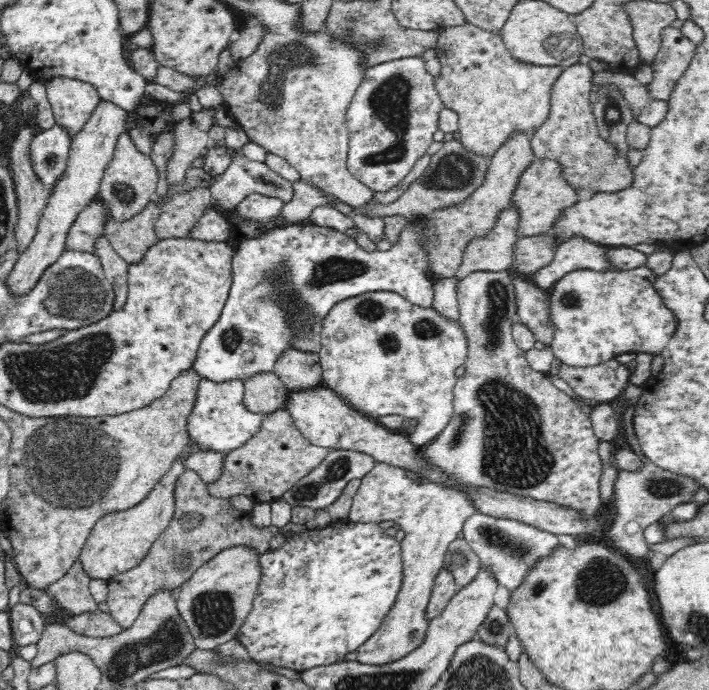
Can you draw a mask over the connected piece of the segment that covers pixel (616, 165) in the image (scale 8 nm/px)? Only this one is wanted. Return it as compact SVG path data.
M578 62L566 67L552 87L546 122L530 136L535 158L555 162L562 180L582 199L594 193L626 190L634 180L627 153L620 153L616 143L598 131L592 106L593 89L594 71L589 64Z

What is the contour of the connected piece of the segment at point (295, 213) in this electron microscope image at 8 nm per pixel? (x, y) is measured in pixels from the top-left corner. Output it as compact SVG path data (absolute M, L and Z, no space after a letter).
M306 182L294 183L294 196L288 203L284 203L279 218L290 225L307 220L315 206L327 204L320 188Z

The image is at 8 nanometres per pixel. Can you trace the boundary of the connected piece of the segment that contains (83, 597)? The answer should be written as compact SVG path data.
M76 560L64 576L51 582L45 590L69 614L99 612L99 602L93 599L89 589L90 579Z

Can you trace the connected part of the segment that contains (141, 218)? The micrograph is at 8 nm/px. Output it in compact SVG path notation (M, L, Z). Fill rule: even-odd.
M150 202L140 214L126 222L116 222L112 218L104 223L103 234L112 245L113 251L127 263L139 261L151 244L158 240L154 232L156 218L161 205Z

